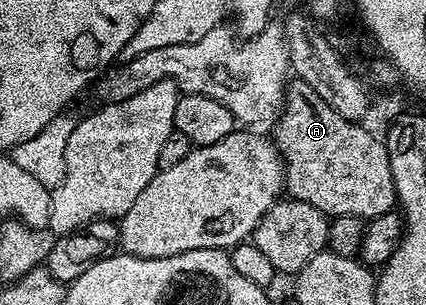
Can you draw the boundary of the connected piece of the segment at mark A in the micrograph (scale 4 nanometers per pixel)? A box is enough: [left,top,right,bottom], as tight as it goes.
[272,82,398,221]

